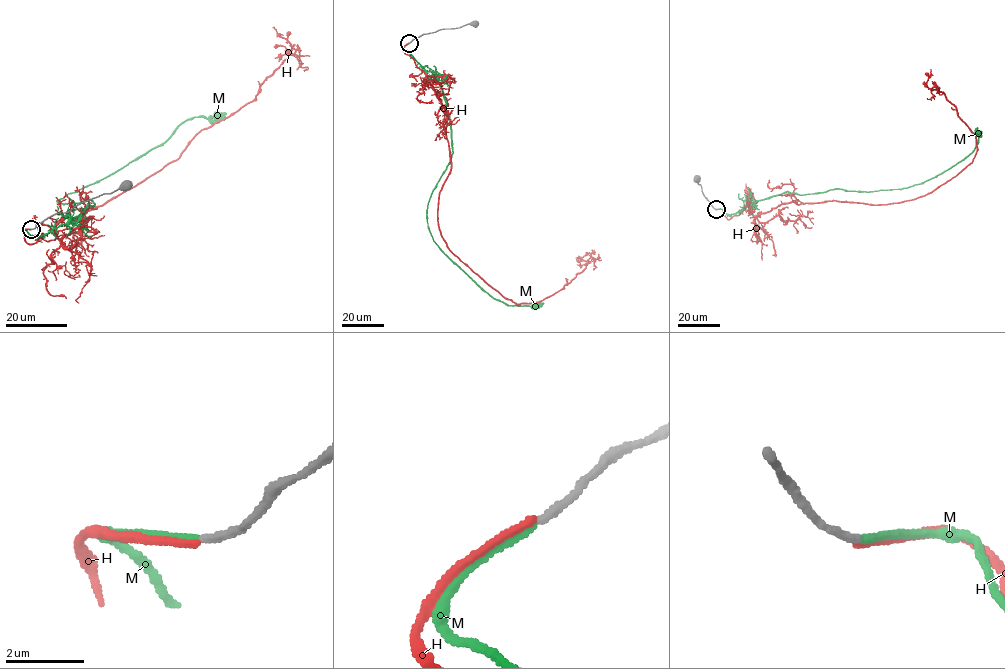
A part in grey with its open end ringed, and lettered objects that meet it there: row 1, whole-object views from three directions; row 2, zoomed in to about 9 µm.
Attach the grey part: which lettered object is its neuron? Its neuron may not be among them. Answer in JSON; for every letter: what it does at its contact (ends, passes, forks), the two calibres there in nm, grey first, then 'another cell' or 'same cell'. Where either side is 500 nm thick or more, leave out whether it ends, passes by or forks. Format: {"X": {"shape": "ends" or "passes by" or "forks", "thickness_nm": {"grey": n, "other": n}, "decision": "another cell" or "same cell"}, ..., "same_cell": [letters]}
{"H": {"shape": "ends", "thickness_nm": {"grey": 200, "other": 170}, "decision": "another cell"}, "M": {"shape": "ends", "thickness_nm": {"grey": 200, "other": 220}, "decision": "same cell"}, "same_cell": ["M"]}

